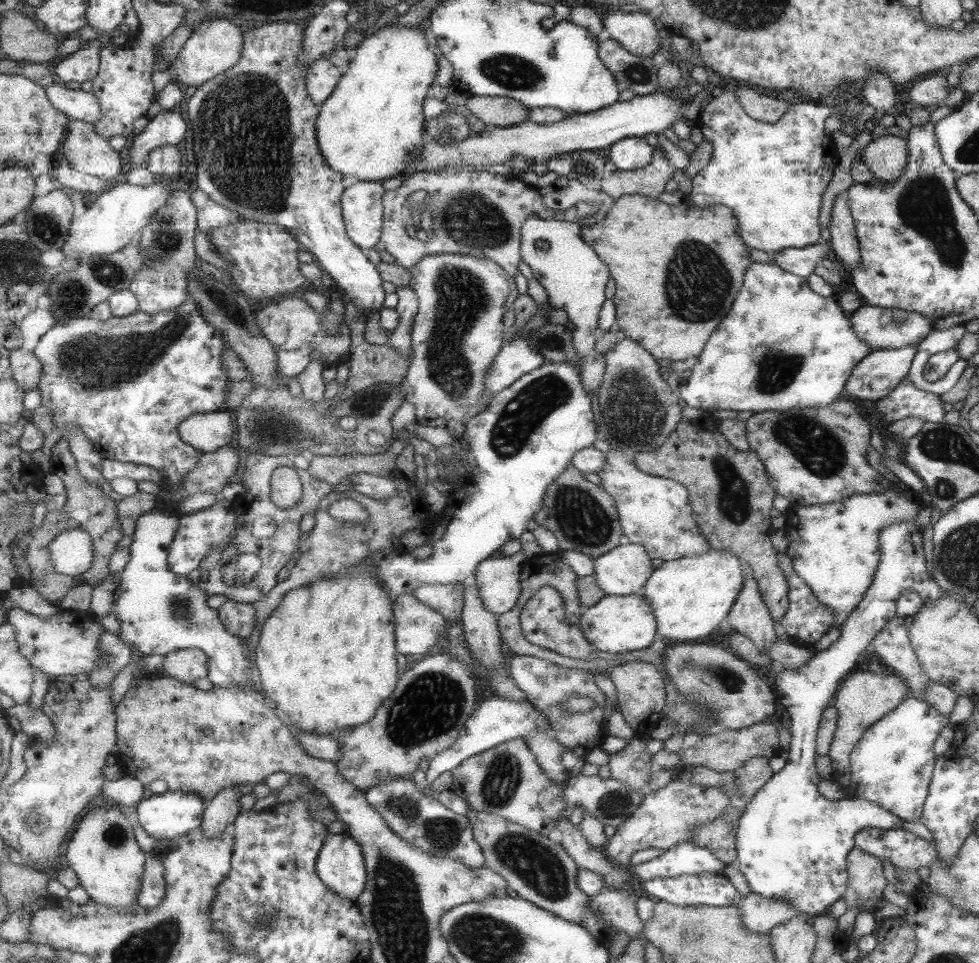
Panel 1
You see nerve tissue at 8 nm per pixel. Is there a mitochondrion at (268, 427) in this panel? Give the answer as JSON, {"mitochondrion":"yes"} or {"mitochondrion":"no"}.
{"mitochondrion":"yes"}

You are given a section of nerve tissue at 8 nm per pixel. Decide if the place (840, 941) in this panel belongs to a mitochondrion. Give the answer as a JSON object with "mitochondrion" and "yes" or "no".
{"mitochondrion":"no"}

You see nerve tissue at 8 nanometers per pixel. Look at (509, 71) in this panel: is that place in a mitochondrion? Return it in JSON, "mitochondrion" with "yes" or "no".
{"mitochondrion":"yes"}

